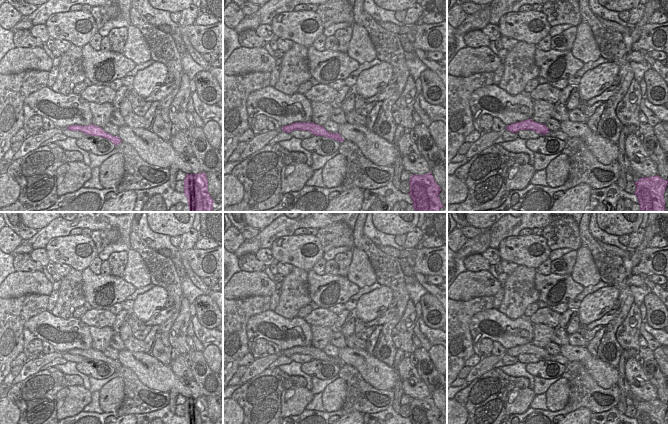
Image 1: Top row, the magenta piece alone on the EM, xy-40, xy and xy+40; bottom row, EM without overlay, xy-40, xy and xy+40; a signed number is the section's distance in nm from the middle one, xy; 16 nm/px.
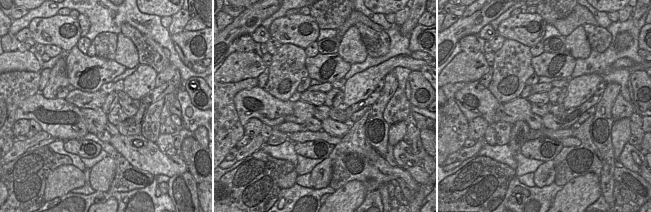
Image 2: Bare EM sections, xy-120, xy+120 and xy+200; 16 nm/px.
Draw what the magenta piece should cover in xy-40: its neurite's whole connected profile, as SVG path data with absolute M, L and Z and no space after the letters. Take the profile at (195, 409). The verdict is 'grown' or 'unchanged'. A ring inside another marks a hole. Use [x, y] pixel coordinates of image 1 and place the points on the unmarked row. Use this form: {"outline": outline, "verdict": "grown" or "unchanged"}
{"outline": "M186 398L184 418L188 424L213 424L208 415L207 398Z", "verdict": "unchanged"}

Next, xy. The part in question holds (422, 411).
{"outline": "M432 397L411 399L409 419L412 424L440 424L440 410L435 406Z", "verdict": "unchanged"}

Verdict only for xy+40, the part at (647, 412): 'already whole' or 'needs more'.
already whole

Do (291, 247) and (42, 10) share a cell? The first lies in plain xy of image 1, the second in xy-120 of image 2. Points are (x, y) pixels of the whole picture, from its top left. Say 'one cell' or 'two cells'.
two cells

